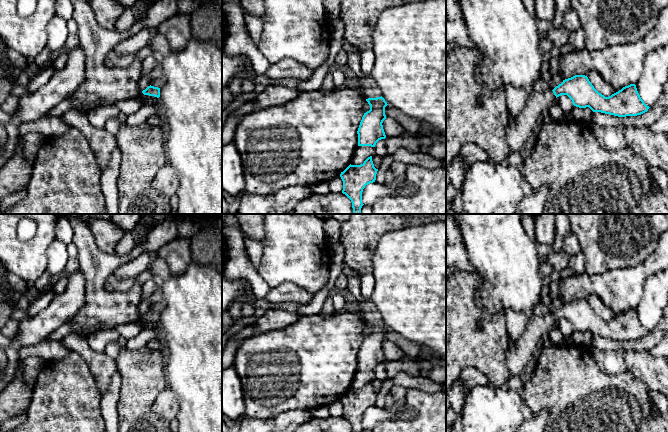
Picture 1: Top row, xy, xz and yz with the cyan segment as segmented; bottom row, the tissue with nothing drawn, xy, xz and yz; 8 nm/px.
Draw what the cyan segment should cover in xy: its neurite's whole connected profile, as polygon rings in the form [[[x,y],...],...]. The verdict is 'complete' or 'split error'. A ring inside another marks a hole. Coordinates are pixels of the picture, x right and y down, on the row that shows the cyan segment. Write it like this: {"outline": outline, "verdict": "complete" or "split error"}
{"outline": [[[148,86],[141,94],[145,103],[158,103],[160,97],[160,88],[154,86]]], "verdict": "split error"}

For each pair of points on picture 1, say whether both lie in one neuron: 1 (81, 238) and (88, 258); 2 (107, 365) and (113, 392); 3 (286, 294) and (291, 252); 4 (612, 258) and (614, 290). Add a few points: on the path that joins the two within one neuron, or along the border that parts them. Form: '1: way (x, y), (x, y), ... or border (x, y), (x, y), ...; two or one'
1: way (85, 243), (86, 253); one
2: border (117, 370), (112, 378), (109, 389), (102, 395); two
3: border (271, 287), (284, 283), (294, 283), (308, 293); two
4: border (636, 265), (612, 268), (602, 273), (590, 274); two

